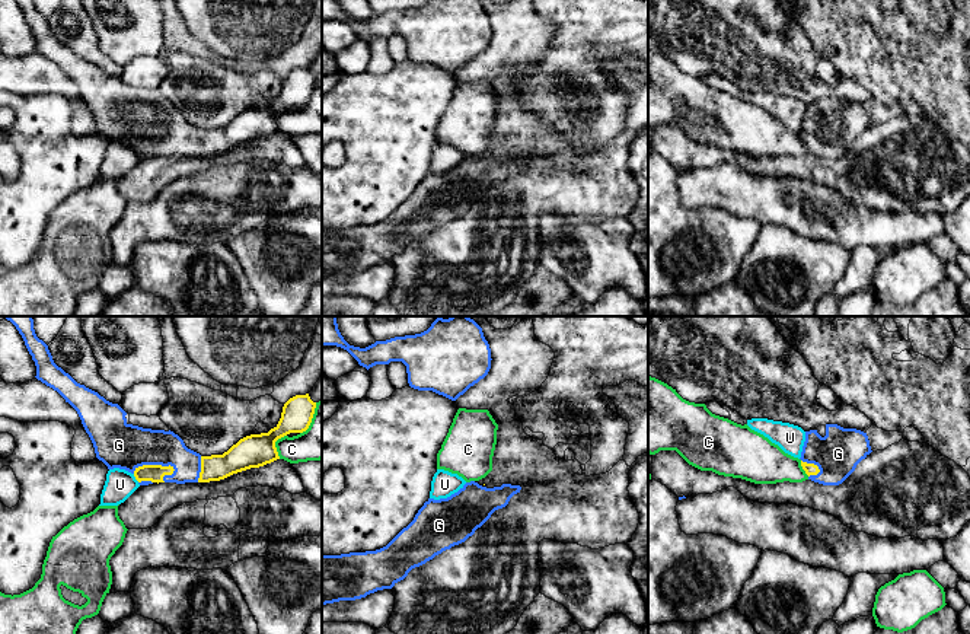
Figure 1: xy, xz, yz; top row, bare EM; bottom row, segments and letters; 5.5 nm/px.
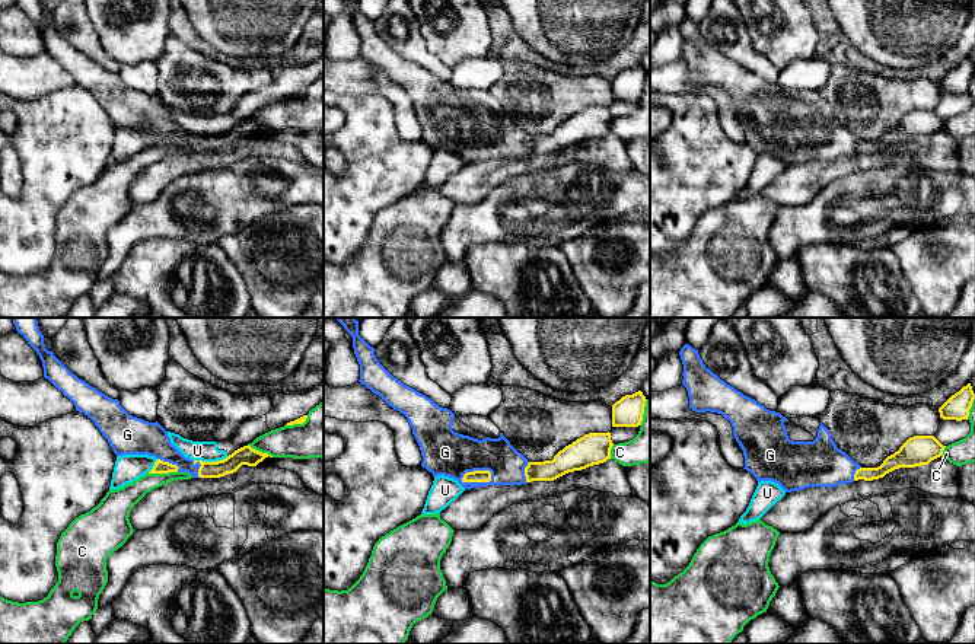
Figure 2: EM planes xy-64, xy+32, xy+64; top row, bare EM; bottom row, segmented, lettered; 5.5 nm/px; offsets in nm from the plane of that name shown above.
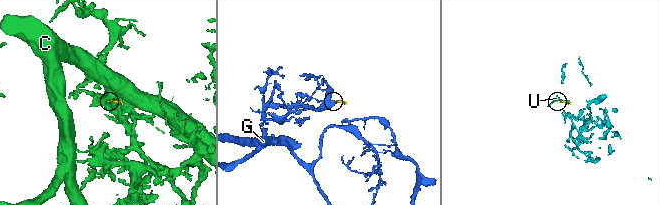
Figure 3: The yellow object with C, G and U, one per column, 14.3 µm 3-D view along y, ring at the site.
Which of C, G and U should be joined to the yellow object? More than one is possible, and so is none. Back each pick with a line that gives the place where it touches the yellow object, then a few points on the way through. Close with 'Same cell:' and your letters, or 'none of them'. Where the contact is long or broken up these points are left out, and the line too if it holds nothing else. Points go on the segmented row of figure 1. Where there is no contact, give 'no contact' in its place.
G: xy (153, 465) | across xy (147, 472), (153, 465), (139, 451), (118, 445)
Same cell: G

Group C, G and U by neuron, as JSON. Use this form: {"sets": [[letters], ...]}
{"sets": [["C"], ["G"], ["U"]]}

